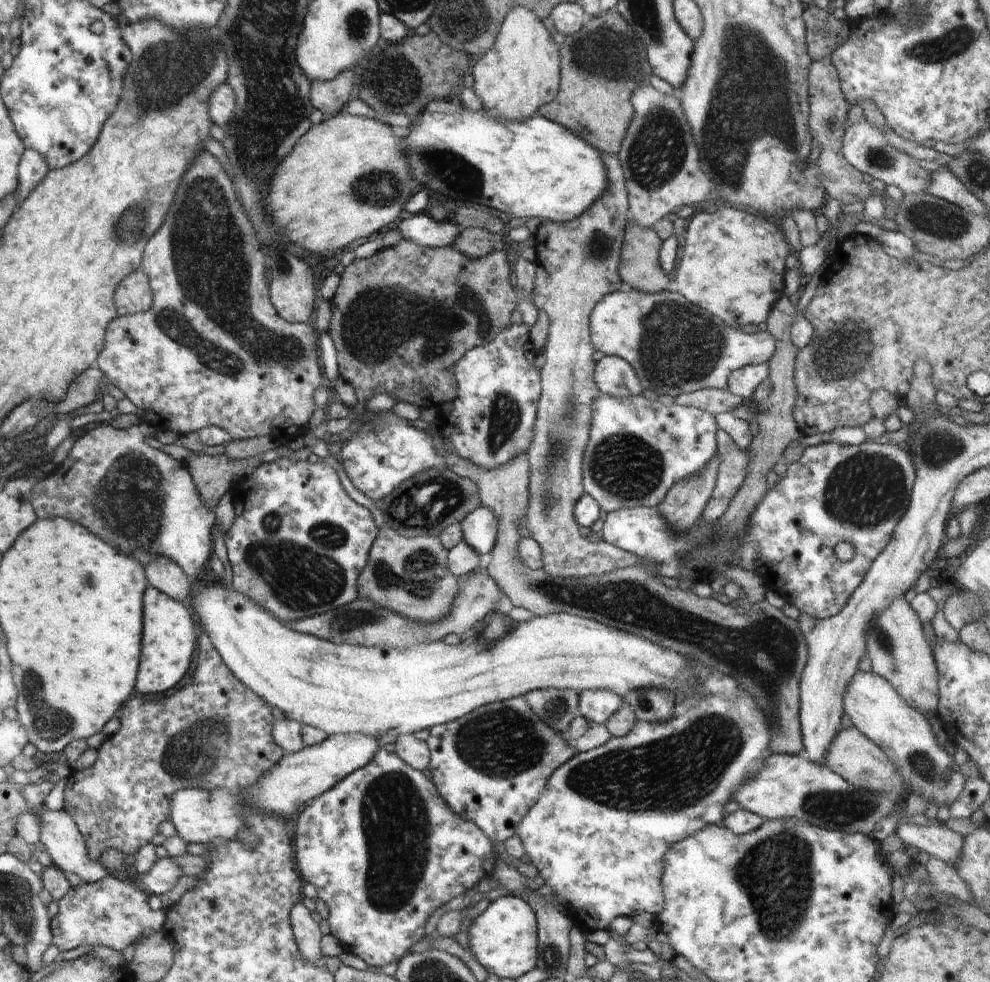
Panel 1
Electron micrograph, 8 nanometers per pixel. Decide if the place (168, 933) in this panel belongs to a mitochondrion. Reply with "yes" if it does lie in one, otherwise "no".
no

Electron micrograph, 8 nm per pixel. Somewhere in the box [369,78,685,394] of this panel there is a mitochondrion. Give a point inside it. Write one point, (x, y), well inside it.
(446, 167)

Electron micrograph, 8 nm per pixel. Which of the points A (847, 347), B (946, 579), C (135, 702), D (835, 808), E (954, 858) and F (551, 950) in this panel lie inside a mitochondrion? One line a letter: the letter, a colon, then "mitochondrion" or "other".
A: mitochondrion
B: other
C: other
D: mitochondrion
E: other
F: mitochondrion

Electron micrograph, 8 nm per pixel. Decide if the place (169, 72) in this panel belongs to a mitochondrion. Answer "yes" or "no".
yes

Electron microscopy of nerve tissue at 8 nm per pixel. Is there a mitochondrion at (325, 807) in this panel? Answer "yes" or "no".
no

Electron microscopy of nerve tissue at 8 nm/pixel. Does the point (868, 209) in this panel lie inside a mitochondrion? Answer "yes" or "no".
no

